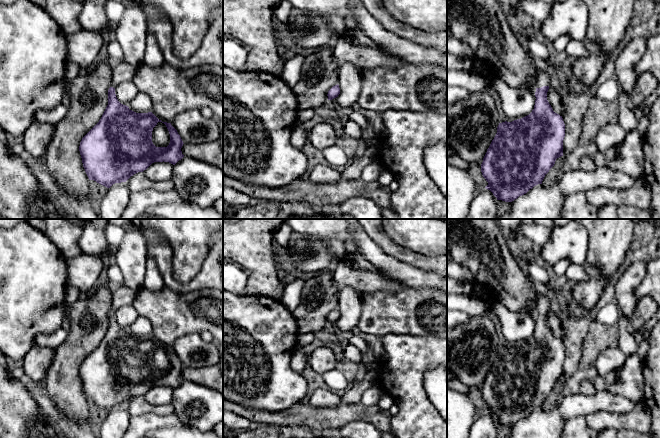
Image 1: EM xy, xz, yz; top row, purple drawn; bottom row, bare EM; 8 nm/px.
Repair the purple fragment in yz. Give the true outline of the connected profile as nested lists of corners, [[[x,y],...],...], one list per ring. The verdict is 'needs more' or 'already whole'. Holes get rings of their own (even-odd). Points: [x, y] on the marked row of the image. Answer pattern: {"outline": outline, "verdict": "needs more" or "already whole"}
{"outline": [[[537,69],[535,105],[532,112],[512,122],[499,123],[481,164],[481,172],[488,182],[485,187],[497,200],[512,202],[526,194],[538,184],[554,166],[557,158],[563,156],[565,124],[562,116],[555,113],[547,100],[550,77],[547,72]]], "verdict": "needs more"}

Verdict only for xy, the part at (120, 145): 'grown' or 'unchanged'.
grown

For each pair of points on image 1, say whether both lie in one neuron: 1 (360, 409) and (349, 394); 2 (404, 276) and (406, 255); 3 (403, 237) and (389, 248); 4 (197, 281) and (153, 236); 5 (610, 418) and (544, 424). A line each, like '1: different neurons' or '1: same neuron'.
1: different neurons
2: different neurons
3: different neurons
4: same neuron
5: different neurons

